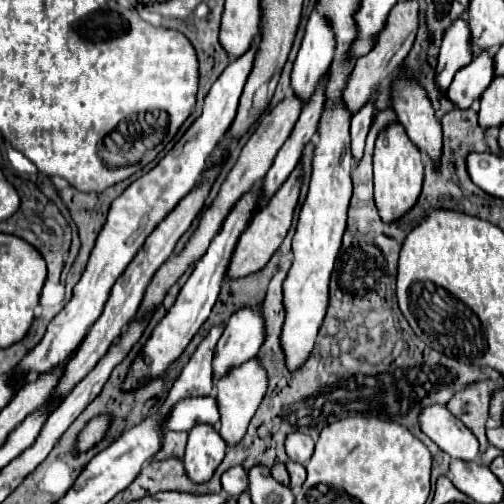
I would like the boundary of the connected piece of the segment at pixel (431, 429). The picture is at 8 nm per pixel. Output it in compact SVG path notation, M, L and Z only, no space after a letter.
M429 406L421 412L419 422L423 432L451 458L473 462L479 456L479 442L475 434L447 408Z

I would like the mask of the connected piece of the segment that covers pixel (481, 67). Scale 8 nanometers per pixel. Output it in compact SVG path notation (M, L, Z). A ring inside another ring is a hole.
M481 52L481 56L475 56L471 64L467 64L465 68L461 68L461 72L457 72L453 84L449 86L447 98L459 110L471 108L471 104L481 98L491 80L493 80L493 58L489 52Z

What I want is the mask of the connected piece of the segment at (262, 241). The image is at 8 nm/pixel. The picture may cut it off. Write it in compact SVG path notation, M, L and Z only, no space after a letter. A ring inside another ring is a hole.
M297 164L295 170L289 174L289 178L283 182L283 186L269 198L269 202L263 206L263 210L259 210L253 216L253 222L247 226L247 230L241 234L241 240L237 242L237 248L233 252L233 260L229 266L229 276L227 278L241 278L247 276L251 272L261 270L269 258L275 254L275 250L281 246L283 238L287 236L289 228L291 228L291 220L293 220L293 210L297 206L299 194L301 194L301 184L303 184L303 166Z

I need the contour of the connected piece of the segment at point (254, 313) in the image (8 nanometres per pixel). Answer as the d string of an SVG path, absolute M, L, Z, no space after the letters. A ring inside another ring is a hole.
M241 308L235 312L217 342L215 356L211 362L213 378L223 378L231 368L237 368L255 358L263 344L265 330L261 324L259 308Z

